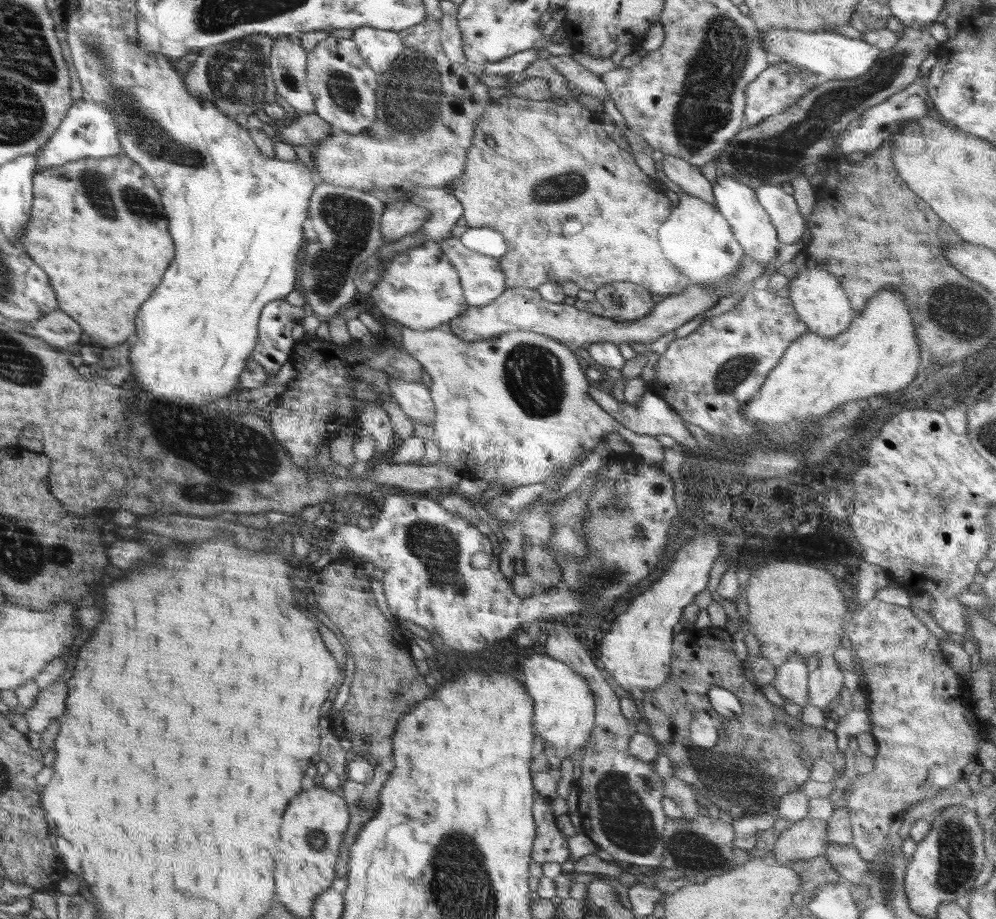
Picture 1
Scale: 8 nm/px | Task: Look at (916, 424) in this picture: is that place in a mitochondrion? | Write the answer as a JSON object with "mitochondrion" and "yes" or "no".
{"mitochondrion":"no"}

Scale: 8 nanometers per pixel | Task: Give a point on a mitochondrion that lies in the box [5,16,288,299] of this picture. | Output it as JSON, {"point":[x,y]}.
{"point":[146,130]}

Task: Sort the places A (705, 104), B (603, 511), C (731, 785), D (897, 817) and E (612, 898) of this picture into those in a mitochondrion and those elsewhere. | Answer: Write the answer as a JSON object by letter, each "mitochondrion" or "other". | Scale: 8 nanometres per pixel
{"A":"mitochondrion","B":"other","C":"mitochondrion","D":"other","E":"other"}

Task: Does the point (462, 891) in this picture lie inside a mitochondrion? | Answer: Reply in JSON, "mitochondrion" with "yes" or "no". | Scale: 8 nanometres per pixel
{"mitochondrion":"yes"}

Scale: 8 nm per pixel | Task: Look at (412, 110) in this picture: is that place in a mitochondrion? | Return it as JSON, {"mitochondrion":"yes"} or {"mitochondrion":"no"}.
{"mitochondrion":"yes"}

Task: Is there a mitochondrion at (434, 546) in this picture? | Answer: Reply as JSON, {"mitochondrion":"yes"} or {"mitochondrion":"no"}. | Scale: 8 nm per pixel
{"mitochondrion":"yes"}

